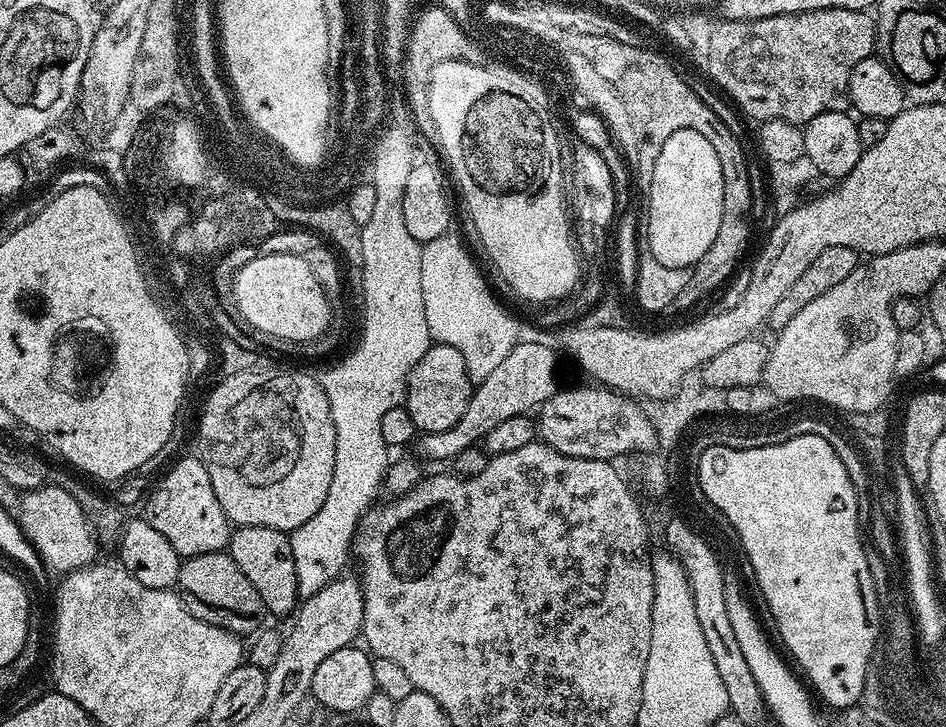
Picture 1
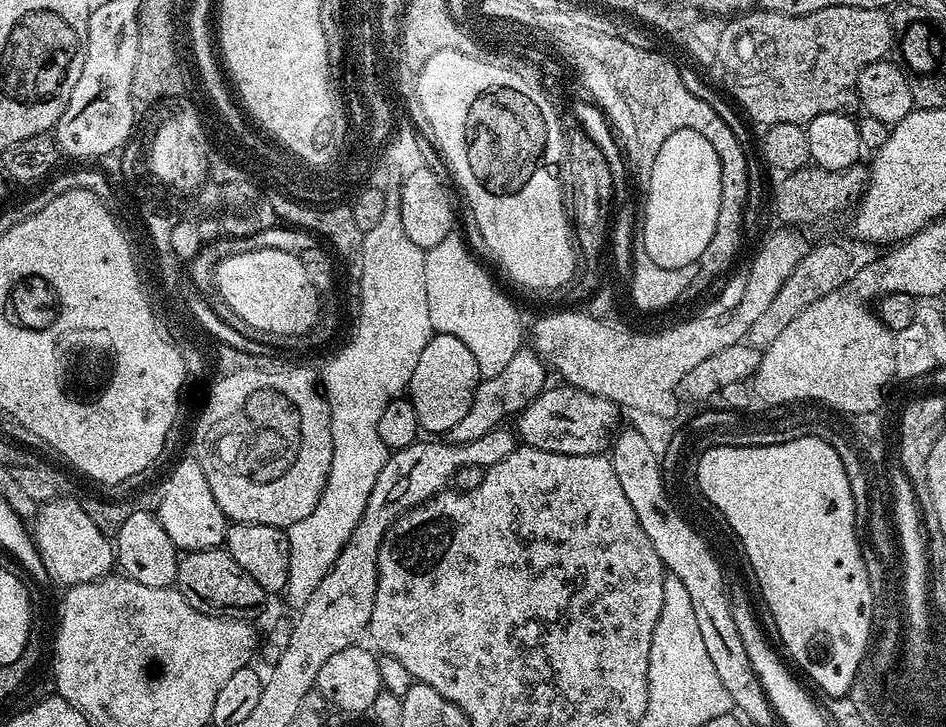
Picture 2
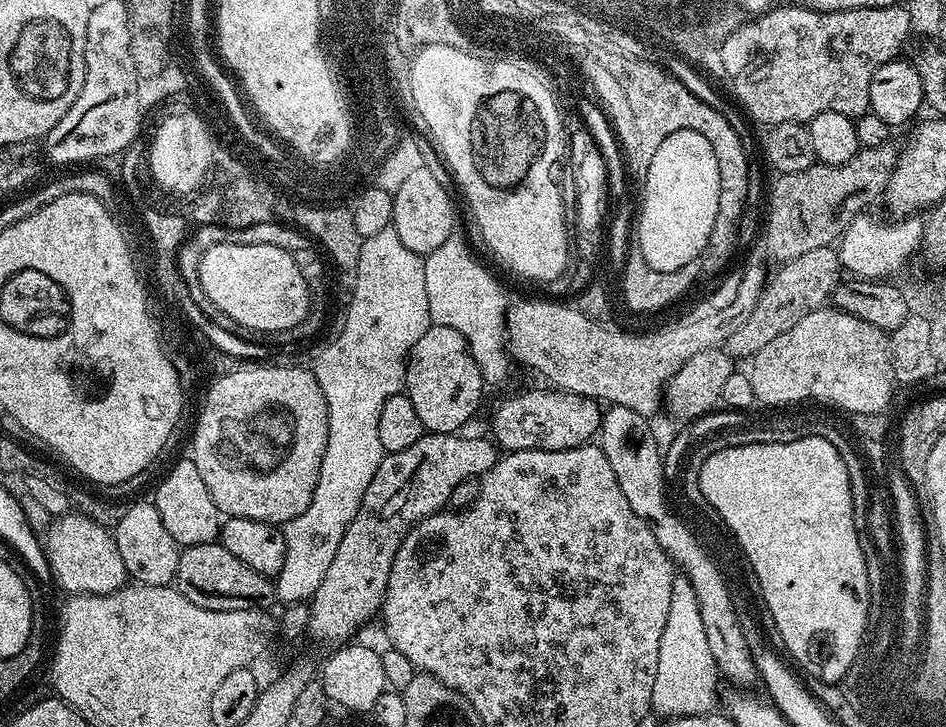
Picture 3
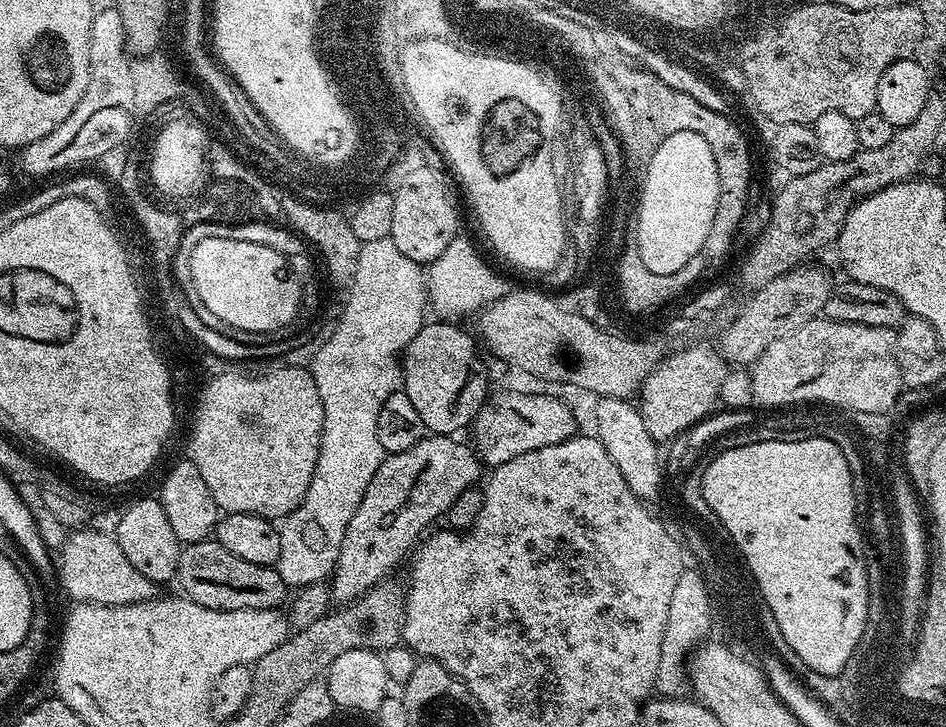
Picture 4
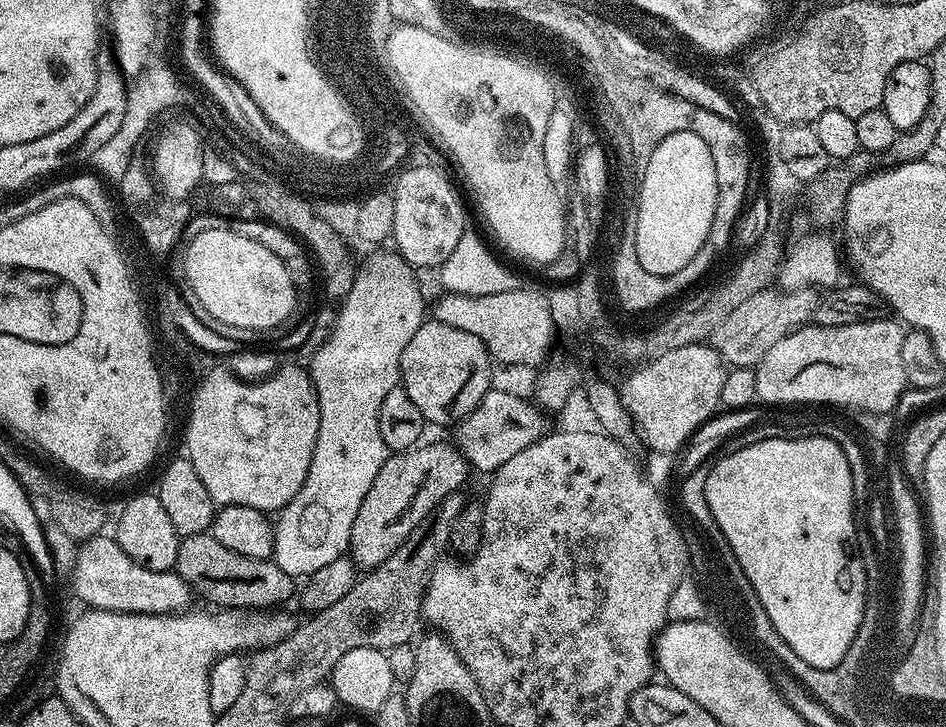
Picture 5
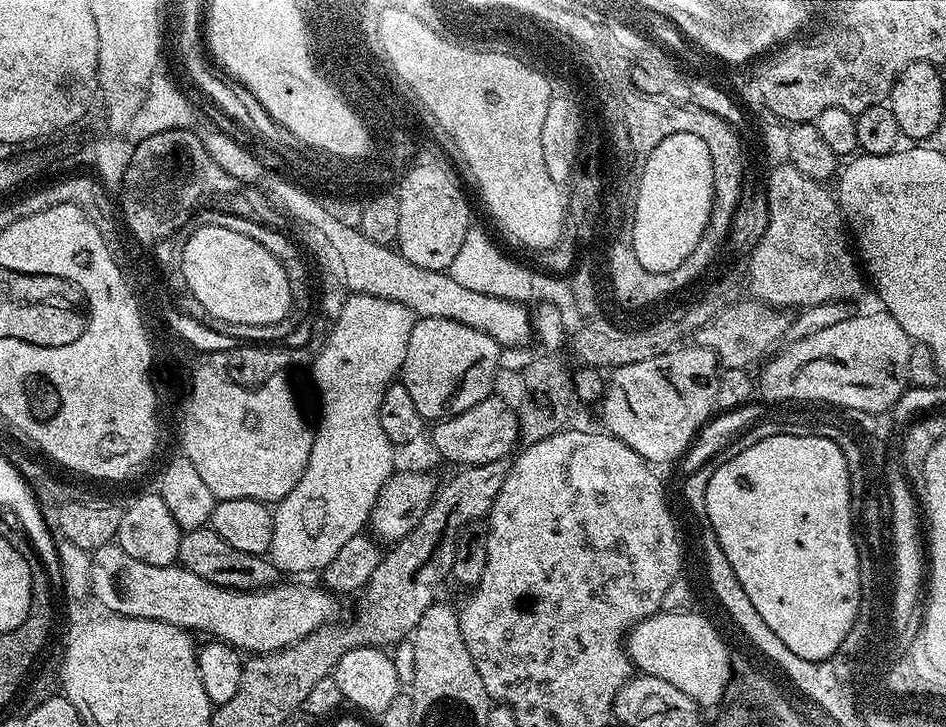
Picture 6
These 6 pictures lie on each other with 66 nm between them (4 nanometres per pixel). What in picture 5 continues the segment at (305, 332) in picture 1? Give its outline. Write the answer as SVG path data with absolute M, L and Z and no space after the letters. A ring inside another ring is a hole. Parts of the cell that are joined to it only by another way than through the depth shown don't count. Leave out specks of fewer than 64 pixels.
M228 227L222 230L209 230L198 234L198 238L188 240L188 249L184 252L183 276L188 280L198 301L210 310L210 314L219 321L228 322L233 326L254 329L279 328L288 320L288 315L296 308L298 293L292 280L287 263L281 257L270 254L262 242L254 242L250 238L242 238L238 234L230 234Z

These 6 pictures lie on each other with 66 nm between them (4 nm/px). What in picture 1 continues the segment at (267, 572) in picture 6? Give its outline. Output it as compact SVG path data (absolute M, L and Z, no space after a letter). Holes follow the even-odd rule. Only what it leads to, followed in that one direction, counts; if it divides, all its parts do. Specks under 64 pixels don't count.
M227 551L187 557L181 563L176 584L180 601L186 606L186 610L190 610L194 618L202 618L202 622L225 628L241 638L255 633L265 623L263 620L266 609L262 594L254 590L254 582L250 582L250 578L246 578L246 574L238 570L238 562L234 562Z

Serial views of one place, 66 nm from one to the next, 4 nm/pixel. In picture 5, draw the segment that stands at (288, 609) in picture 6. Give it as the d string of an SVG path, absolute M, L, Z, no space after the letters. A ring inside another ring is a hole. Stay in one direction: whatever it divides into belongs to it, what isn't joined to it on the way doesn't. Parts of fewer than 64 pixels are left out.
M101 534L83 541L76 549L76 565L70 573L72 588L82 603L98 612L166 614L183 612L194 600L192 587L176 572L146 570L118 546L111 535Z

